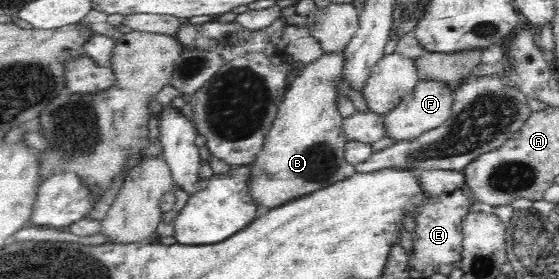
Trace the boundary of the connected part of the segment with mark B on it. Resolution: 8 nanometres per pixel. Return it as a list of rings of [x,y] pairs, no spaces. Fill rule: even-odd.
[[[344,49],[324,52],[314,62],[305,64],[290,82],[285,98],[277,108],[274,124],[264,140],[263,150],[252,163],[251,192],[260,208],[273,209],[354,176],[355,166],[345,159],[345,144],[349,140],[343,131],[345,118],[338,112],[338,88],[346,81],[346,61]]]

